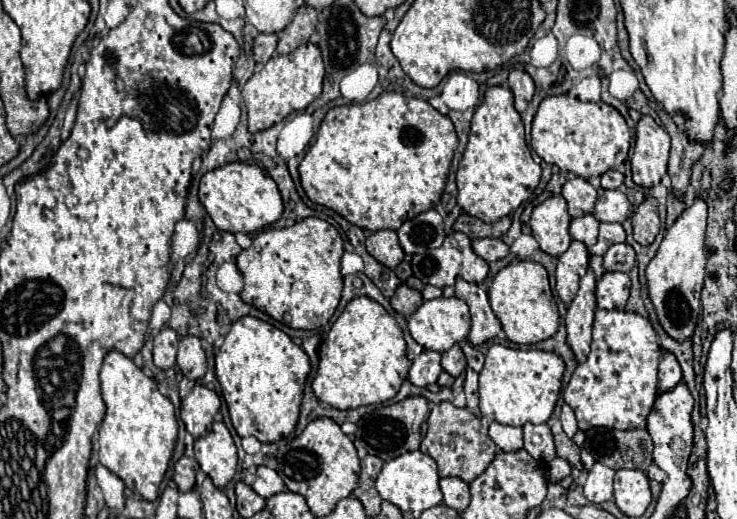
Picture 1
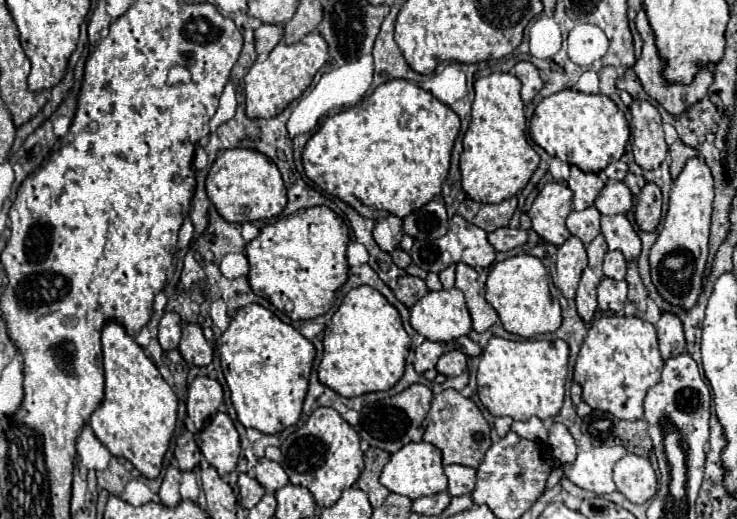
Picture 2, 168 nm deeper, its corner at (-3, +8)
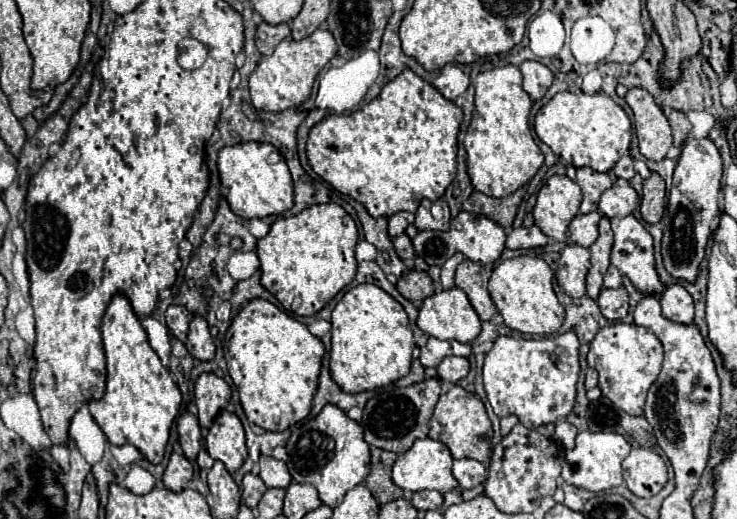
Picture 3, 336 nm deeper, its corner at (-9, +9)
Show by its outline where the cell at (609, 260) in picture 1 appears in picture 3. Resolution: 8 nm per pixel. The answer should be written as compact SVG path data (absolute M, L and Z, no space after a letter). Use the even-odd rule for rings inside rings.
M610 266L608 272L604 274L604 288L618 288L622 284L622 274L618 272L618 268Z

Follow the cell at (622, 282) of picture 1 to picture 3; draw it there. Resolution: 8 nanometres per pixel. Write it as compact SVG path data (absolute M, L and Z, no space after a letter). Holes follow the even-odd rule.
M624 286L608 290L604 288L598 296L598 306L600 312L606 320L624 320L628 314L628 294L624 290Z

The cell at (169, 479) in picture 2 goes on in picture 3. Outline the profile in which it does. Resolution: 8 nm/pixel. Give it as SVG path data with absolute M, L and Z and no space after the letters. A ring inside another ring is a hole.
M172 452L168 468L164 470L164 476L162 476L162 484L168 490L180 492L180 490L184 490L188 486L190 478L192 478L192 462L184 454Z

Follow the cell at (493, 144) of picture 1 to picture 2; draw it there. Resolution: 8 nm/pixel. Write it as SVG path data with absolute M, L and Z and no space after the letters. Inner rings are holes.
M492 73L488 77L480 77L474 83L474 91L476 99L472 103L472 121L464 135L464 153L460 157L461 186L464 193L478 203L502 203L504 199L512 199L526 187L540 163L540 157L526 139L525 104L520 99L520 81L516 79L516 75Z

